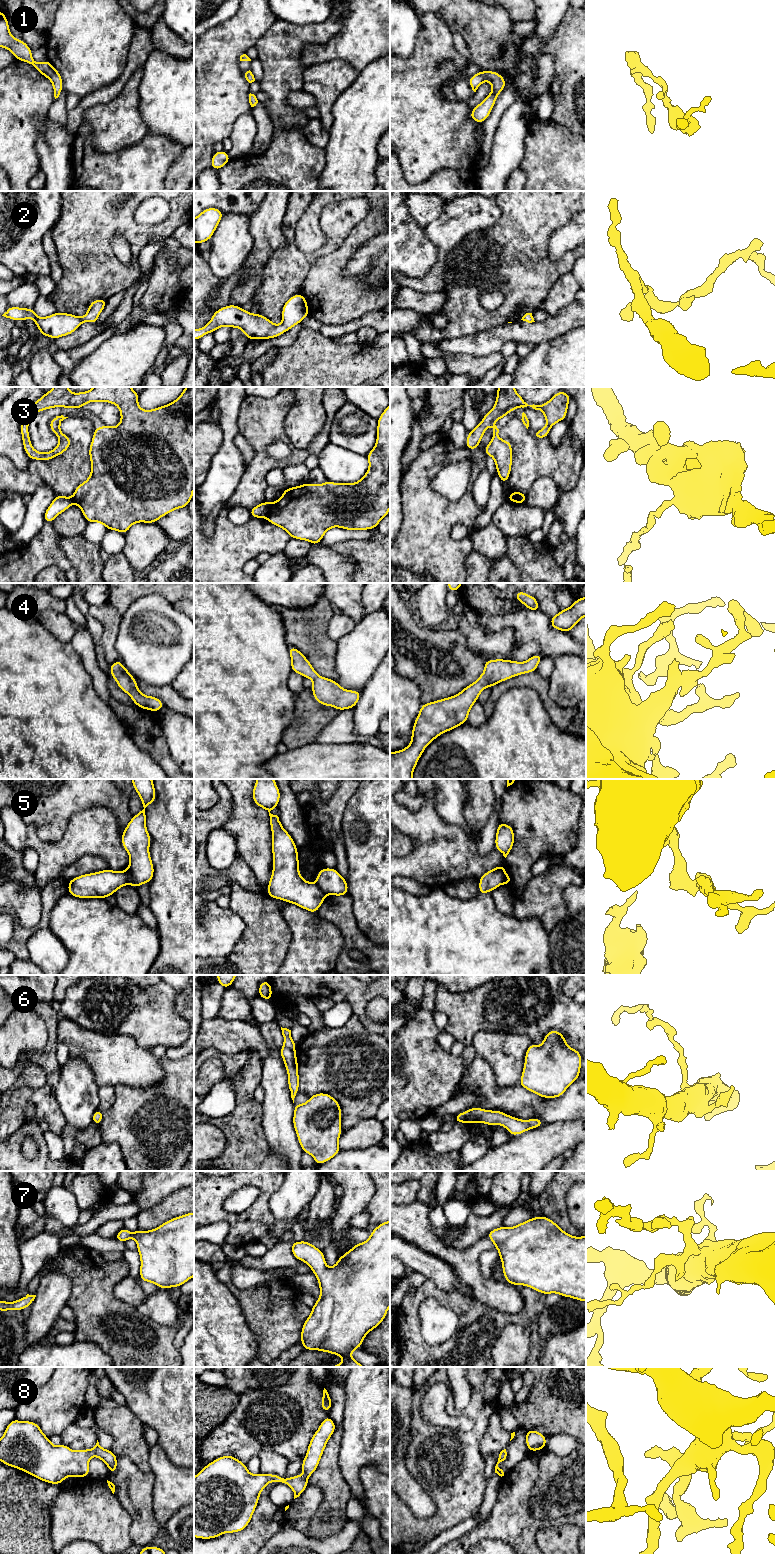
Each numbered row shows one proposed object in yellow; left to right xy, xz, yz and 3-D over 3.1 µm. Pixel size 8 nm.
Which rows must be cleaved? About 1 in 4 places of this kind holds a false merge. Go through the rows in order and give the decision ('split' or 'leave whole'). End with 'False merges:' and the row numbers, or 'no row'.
1: leave whole
2: leave whole
3: split
4: leave whole
5: split
6: leave whole
7: leave whole
8: leave whole
False merges: 3, 5

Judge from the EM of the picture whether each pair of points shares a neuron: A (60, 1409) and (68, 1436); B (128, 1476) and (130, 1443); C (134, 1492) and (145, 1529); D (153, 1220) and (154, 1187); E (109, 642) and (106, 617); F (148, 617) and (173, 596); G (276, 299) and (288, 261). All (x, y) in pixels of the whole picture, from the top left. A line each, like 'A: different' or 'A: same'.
A: different
B: different
C: same
D: different
E: same
F: different
G: same

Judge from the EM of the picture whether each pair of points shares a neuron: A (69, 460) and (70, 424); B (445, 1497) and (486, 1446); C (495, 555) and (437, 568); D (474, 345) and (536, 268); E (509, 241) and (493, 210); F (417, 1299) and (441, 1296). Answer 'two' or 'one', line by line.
A: one
B: two
C: two
D: two
E: two
F: one

